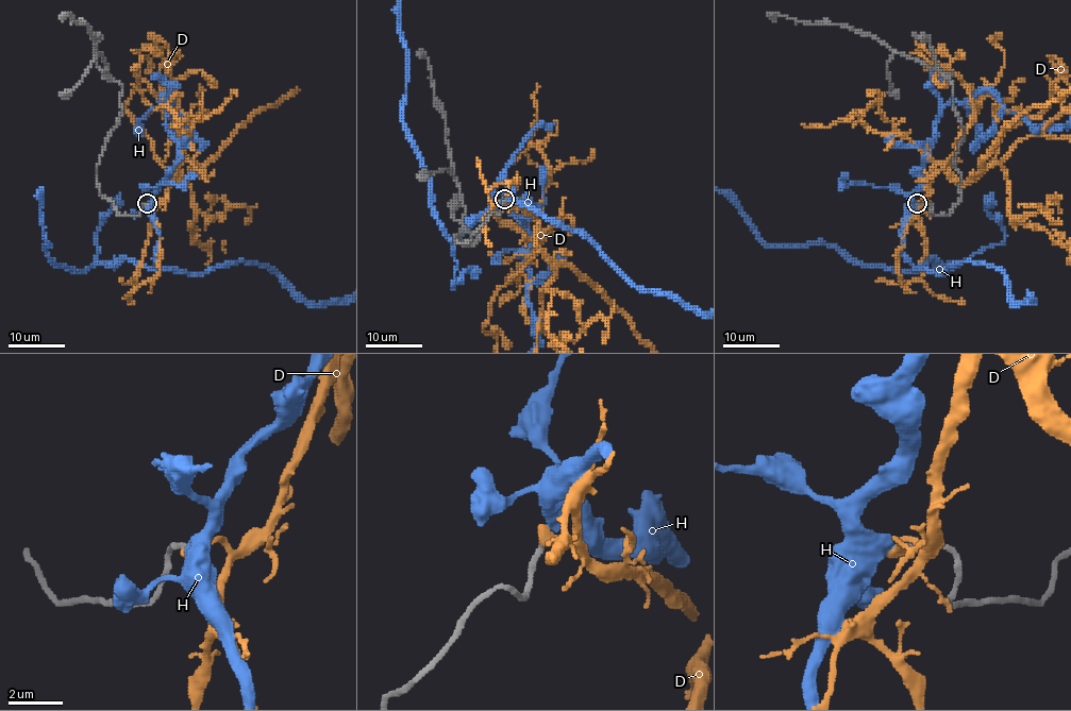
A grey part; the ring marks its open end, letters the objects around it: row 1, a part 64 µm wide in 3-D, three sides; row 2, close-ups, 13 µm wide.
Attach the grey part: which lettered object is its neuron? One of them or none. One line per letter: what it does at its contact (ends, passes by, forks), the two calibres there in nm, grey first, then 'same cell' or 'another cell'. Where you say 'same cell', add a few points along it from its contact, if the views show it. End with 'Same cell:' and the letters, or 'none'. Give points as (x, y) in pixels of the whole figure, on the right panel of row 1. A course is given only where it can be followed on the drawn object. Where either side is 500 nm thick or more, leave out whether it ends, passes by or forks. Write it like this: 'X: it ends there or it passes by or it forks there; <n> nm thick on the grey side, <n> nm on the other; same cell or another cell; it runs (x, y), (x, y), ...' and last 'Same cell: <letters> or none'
D: it ends there; 220 nm thick on the grey side, 400 nm on the other; another cell
H: 170 nm thick on the grey side, 600 nm on the other; another cell
Same cell: none

